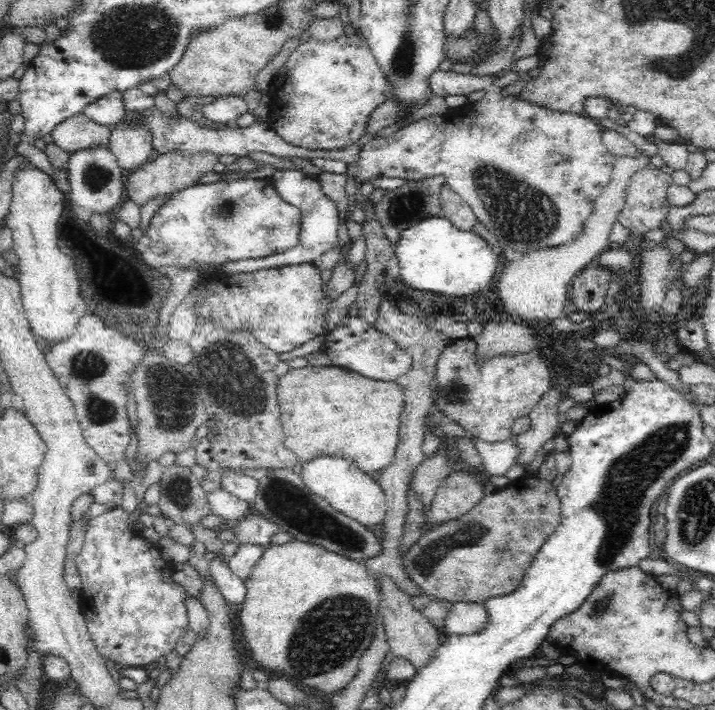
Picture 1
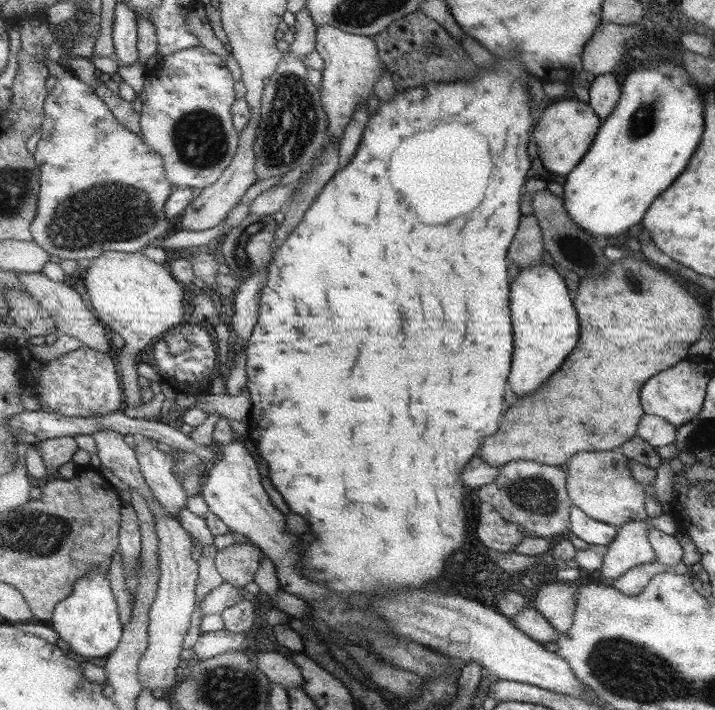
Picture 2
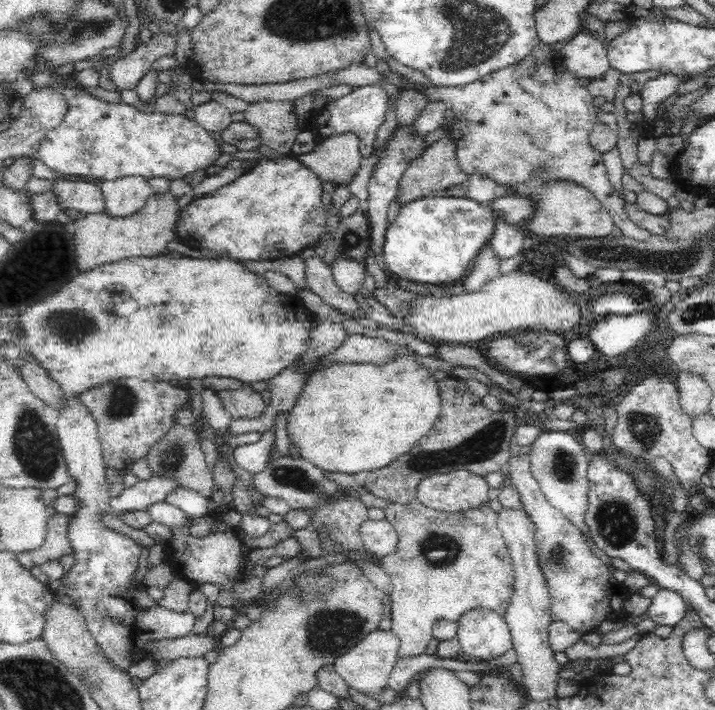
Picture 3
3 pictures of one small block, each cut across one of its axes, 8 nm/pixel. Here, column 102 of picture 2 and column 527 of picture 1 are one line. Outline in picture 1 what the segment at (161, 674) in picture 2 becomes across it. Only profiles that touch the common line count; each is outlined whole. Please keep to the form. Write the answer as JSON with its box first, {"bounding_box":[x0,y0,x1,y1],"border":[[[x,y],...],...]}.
{"bounding_box":[514,386,564,466],"border":[[[551,386],[542,400],[528,414],[531,420],[530,428],[514,437],[520,455],[515,458],[515,464],[528,466],[536,456],[542,453],[542,448],[550,439],[554,439],[554,429],[557,427],[558,403],[564,398],[562,389]]]}

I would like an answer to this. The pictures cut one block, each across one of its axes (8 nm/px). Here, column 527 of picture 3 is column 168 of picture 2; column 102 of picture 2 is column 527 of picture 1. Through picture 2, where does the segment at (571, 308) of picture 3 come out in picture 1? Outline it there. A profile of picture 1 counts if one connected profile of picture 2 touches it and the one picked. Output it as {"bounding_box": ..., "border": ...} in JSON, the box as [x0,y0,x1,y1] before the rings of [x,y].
{"bounding_box":[497,152,650,322],"border":[[[641,152],[634,157],[626,155],[615,157],[610,182],[603,188],[602,194],[594,201],[594,206],[585,230],[569,244],[560,245],[552,249],[538,249],[534,252],[518,255],[509,261],[503,261],[498,272],[497,294],[499,308],[506,314],[515,316],[518,322],[550,321],[557,318],[570,318],[566,314],[568,288],[573,278],[586,266],[594,265],[597,257],[612,246],[608,239],[614,222],[618,221],[618,214],[624,208],[626,186],[630,178],[650,164],[650,156]]]}

